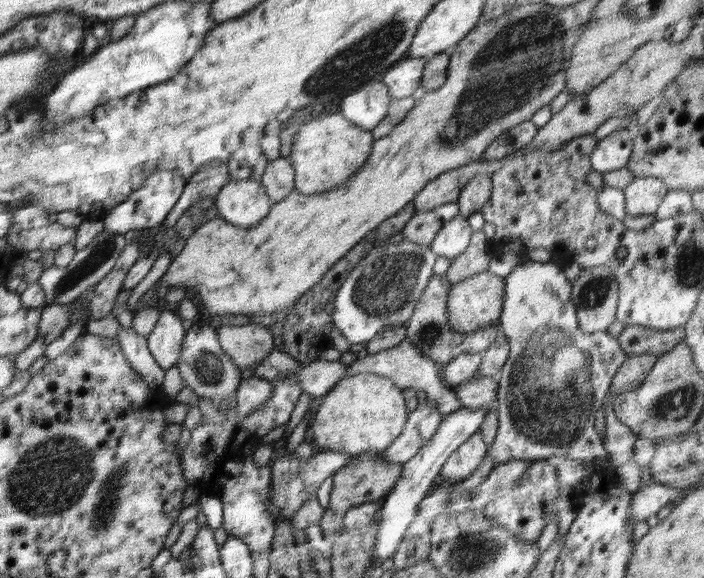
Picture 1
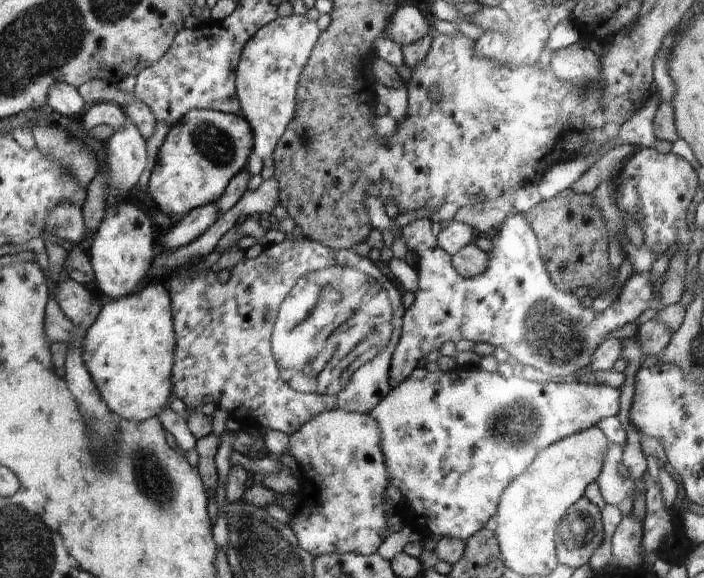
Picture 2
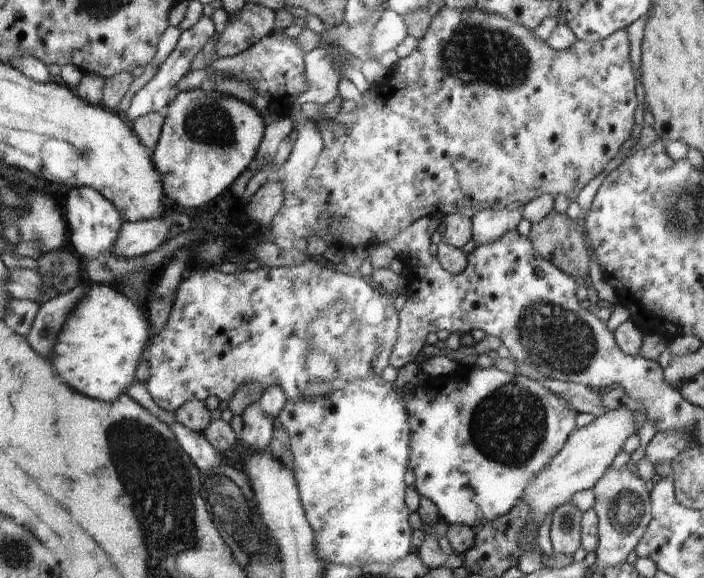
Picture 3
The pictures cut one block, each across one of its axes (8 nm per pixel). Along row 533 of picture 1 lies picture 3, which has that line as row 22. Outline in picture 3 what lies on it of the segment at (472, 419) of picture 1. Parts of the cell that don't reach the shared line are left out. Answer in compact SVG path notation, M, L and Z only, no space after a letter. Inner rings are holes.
M384 7L371 32L370 46L376 56L394 50L408 35L406 22L401 14Z

